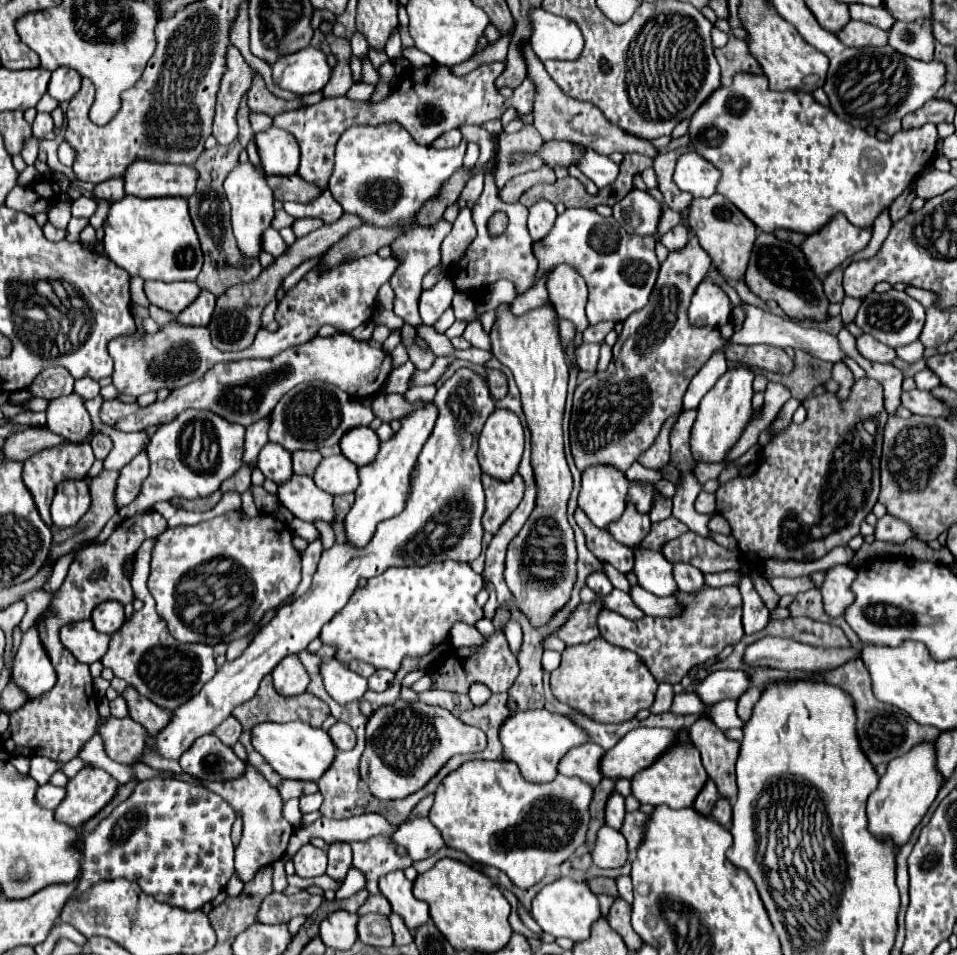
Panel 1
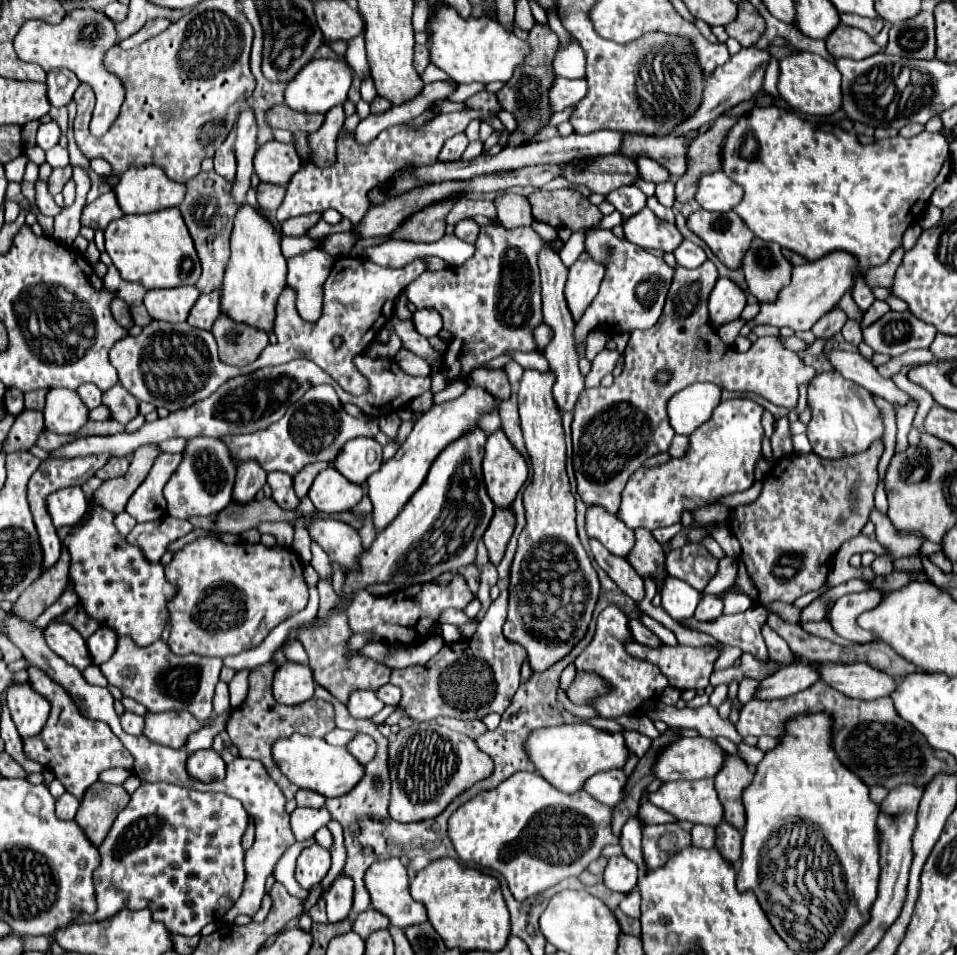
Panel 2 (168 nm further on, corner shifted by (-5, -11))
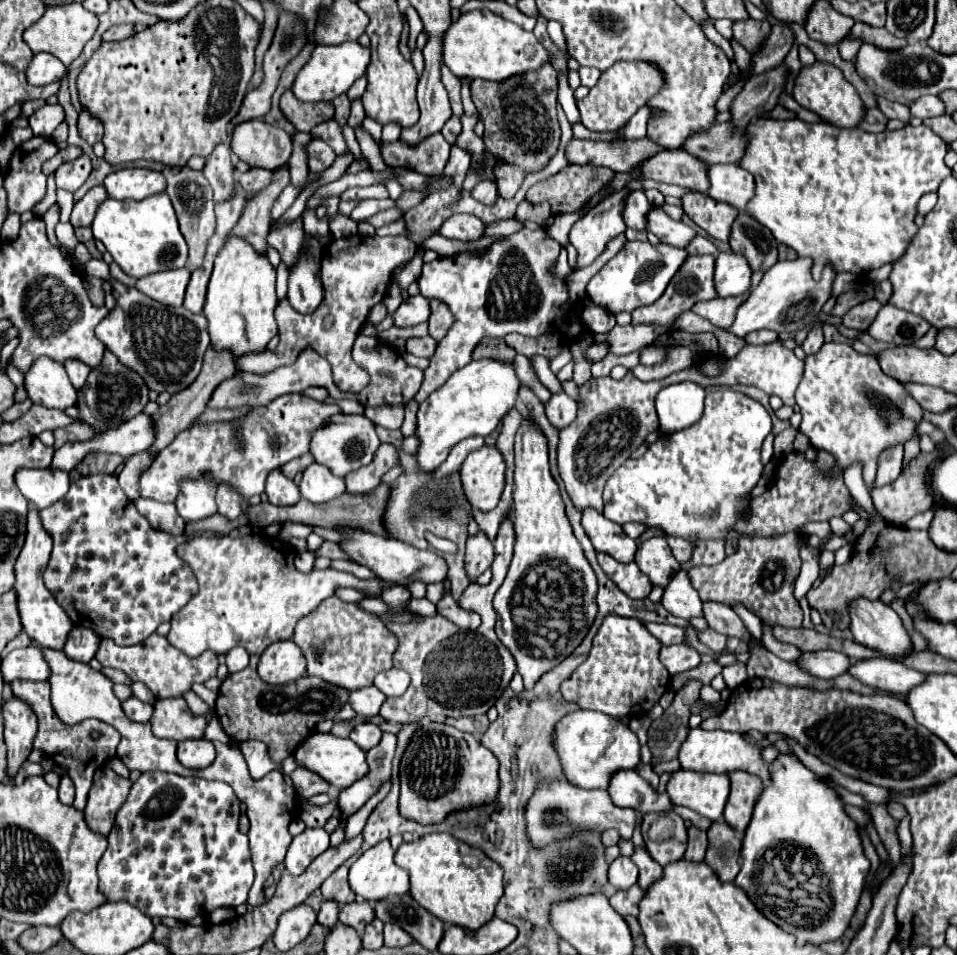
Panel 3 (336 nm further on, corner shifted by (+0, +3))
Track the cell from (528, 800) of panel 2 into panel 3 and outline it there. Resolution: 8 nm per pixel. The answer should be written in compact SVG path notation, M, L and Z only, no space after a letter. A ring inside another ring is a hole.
M538 779L532 797L524 807L526 837L534 849L544 849L550 843L562 843L576 833L604 833L616 829L624 839L632 839L634 833L634 811L612 803L604 789L580 789L570 785L566 779Z

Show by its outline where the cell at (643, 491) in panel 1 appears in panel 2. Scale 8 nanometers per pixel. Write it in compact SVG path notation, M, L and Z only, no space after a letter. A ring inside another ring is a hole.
M731 399L719 403L709 423L703 423L689 435L689 449L679 459L669 459L663 465L639 467L627 481L621 493L617 517L629 529L659 529L681 523L685 511L709 507L721 497L737 491L747 491L755 483L755 465L763 457L763 407L749 399Z

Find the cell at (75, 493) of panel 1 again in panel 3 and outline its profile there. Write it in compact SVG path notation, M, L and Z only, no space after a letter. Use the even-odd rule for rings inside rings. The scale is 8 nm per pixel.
M20 469L16 473L16 485L32 507L46 509L68 493L70 477L66 471L54 469Z

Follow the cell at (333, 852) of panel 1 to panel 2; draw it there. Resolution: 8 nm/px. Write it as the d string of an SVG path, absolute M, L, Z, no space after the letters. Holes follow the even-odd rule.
M339 875L329 891L323 895L327 903L327 917L329 923L339 923L349 917L351 913L351 903L353 903L353 881L347 875Z

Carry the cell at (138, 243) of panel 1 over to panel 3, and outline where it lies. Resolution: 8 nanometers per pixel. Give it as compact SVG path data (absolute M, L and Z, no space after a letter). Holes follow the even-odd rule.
M166 193L152 195L142 201L106 199L96 211L92 231L94 237L104 243L114 261L122 267L122 271L136 279L156 271L180 269L186 265L188 259L188 247L180 233L170 197Z

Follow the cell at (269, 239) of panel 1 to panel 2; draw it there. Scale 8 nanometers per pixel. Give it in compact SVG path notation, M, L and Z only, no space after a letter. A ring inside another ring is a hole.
M313 249L287 261L287 285L297 293L297 311L301 319L315 323L323 309L323 283L329 277L333 257L327 251Z

